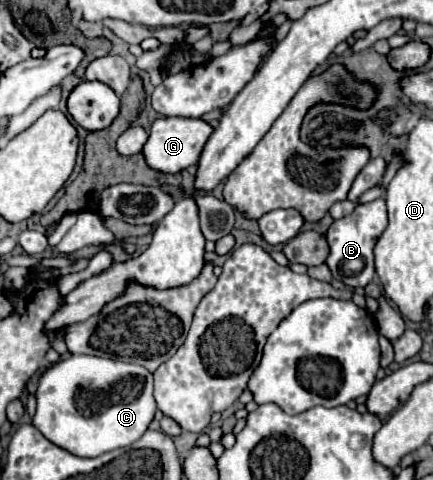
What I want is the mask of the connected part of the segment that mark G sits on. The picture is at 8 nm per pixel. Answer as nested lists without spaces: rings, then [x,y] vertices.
[[[158,118],[152,124],[150,130],[150,138],[142,150],[146,164],[162,174],[178,174],[180,170],[186,170],[188,166],[194,166],[200,158],[200,152],[208,140],[208,136],[212,134],[212,128],[202,122],[202,120],[194,120],[194,118]]]

